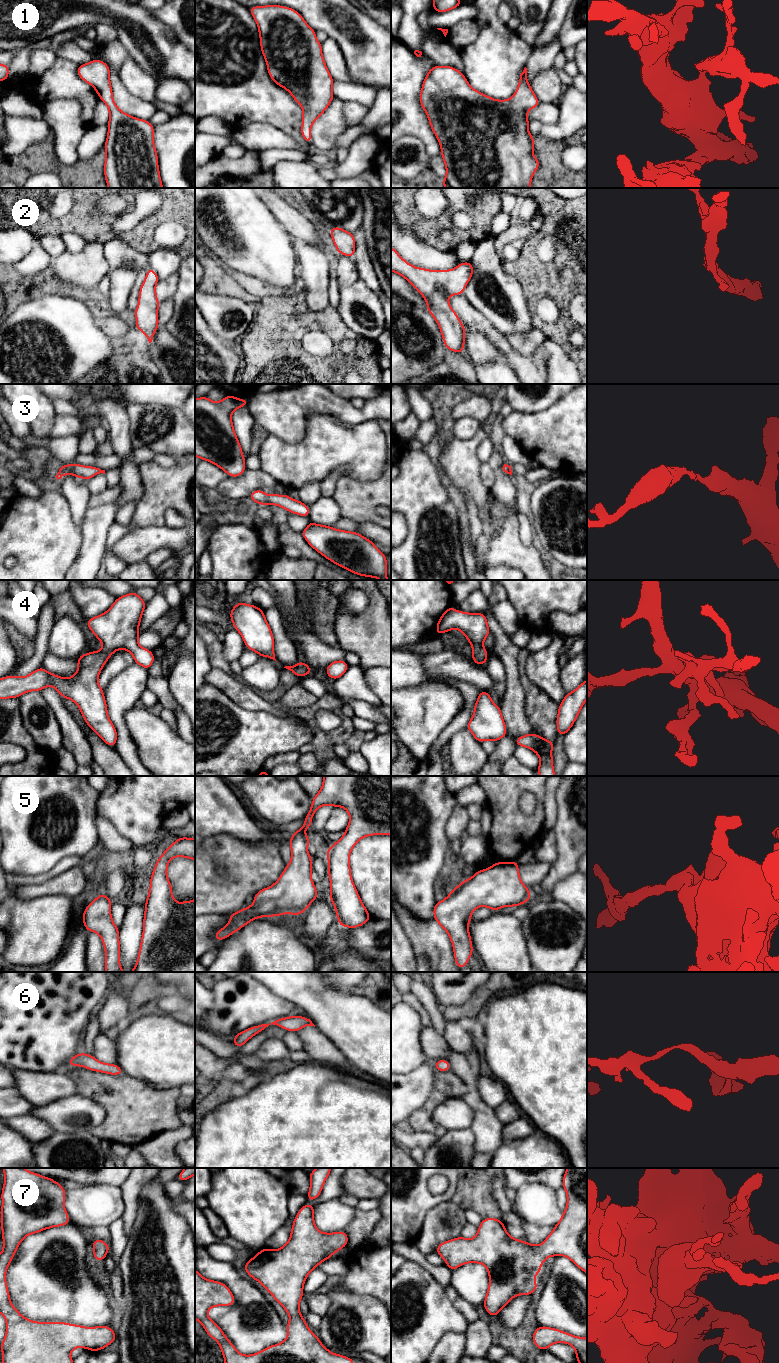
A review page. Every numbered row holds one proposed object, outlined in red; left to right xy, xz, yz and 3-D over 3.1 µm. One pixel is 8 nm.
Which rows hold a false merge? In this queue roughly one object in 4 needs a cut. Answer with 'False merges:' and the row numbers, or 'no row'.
False merges: no row

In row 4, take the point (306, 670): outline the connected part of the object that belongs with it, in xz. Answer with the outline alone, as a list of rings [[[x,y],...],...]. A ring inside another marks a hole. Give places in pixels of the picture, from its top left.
[[[298,661],[294,666],[285,666],[284,668],[290,670],[297,677],[313,674],[310,666],[305,662]]]

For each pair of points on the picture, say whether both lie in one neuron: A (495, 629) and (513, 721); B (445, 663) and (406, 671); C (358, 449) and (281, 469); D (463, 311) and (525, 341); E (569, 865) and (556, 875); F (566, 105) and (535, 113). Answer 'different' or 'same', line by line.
A: same
B: different
C: same
D: different
E: same
F: different

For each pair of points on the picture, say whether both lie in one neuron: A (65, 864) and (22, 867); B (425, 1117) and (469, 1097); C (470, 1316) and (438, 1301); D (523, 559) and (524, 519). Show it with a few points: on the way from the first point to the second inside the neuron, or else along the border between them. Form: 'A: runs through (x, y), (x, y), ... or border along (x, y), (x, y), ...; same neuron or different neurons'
A: border along (77, 856), (67, 856), (47, 872), (34, 876); different neurons
B: border along (469, 1089), (462, 1098); different neurons
C: border along (445, 1290), (448, 1299), (468, 1323); different neurons
D: border along (518, 520), (520, 540), (529, 546); different neurons

